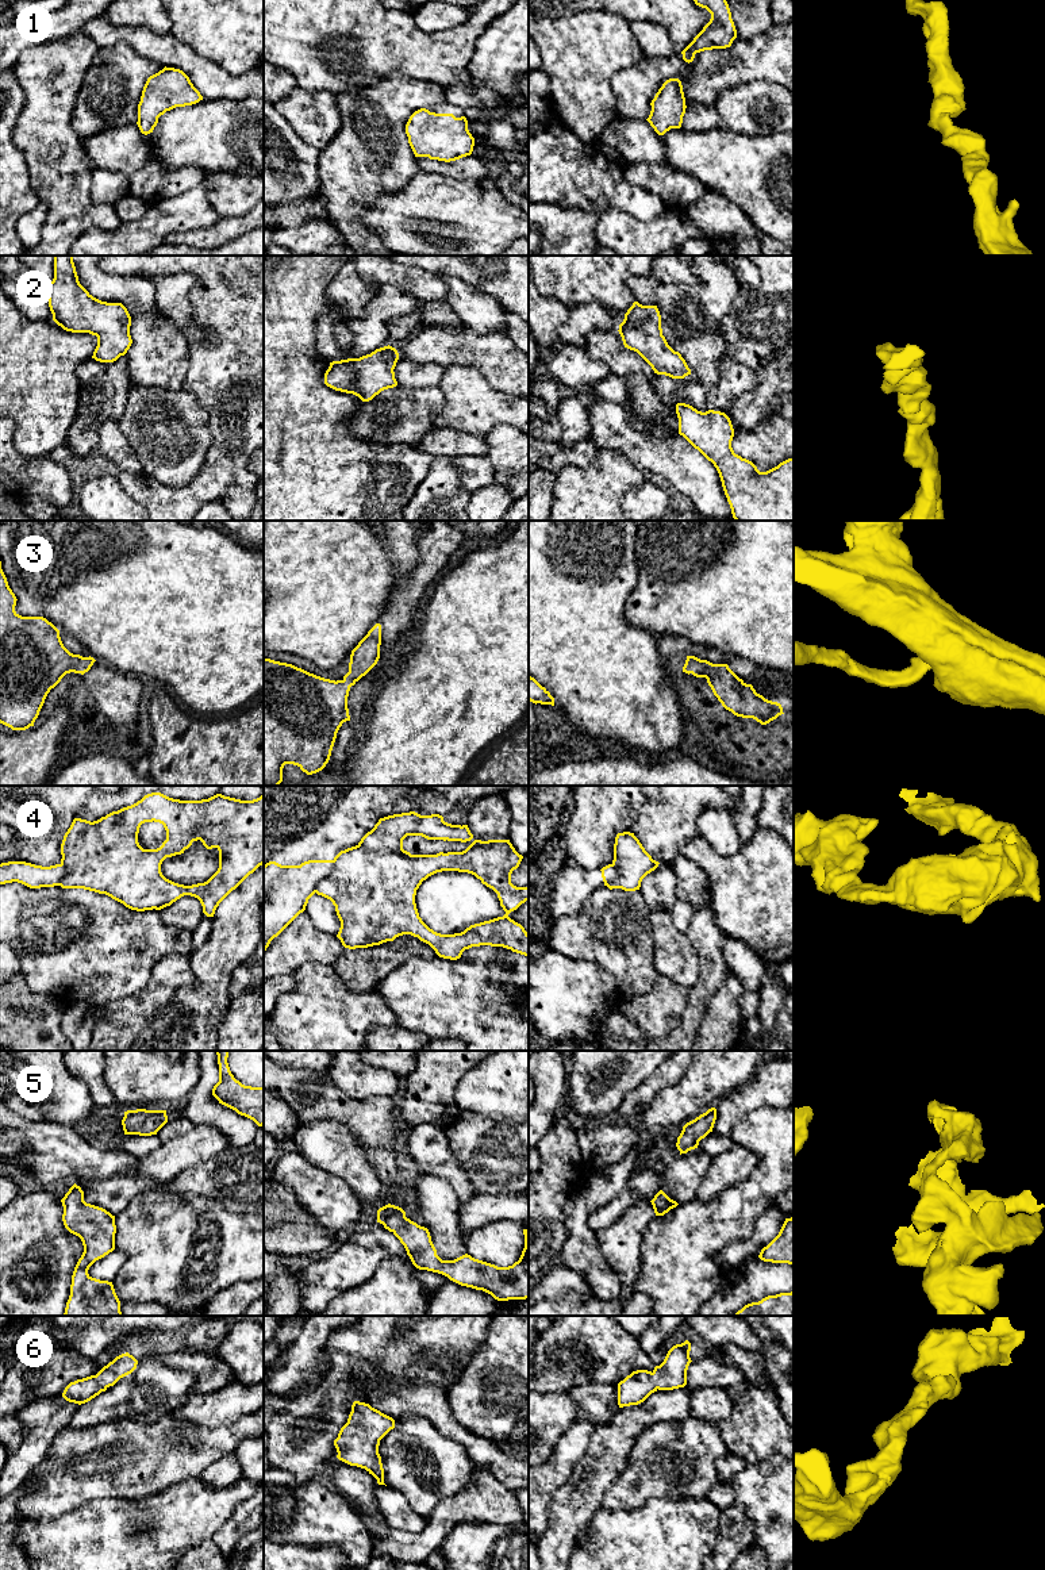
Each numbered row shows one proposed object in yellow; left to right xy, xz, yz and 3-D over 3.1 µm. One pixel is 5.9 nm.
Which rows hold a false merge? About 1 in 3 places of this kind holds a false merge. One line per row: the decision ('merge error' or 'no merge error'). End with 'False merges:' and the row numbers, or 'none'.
1: no merge error
2: no merge error
3: no merge error
4: merge error
5: no merge error
6: no merge error
False merges: 4

